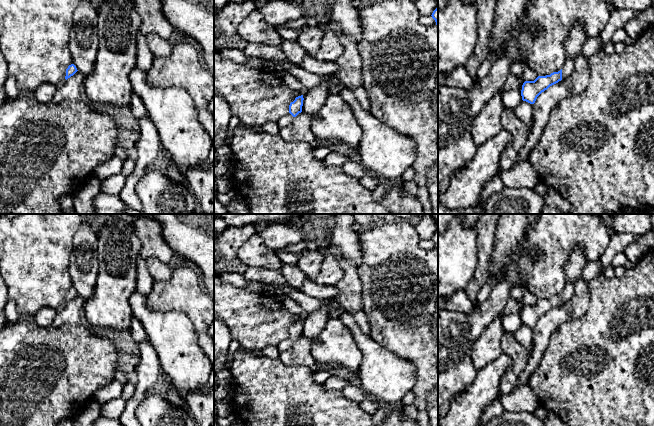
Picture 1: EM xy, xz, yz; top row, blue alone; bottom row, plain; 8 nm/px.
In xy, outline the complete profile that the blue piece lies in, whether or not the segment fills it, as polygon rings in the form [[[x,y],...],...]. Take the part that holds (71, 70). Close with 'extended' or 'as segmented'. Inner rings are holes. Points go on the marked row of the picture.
[[[74,63],[69,65],[68,68],[66,69],[64,75],[62,76],[62,78],[55,85],[56,89],[59,88],[59,87],[62,87],[65,84],[66,80],[68,78],[70,78],[71,76],[73,76],[77,71],[78,70],[77,70],[76,66],[74,65]]]; extended

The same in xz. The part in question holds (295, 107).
[[[301,95],[296,97],[295,100],[290,103],[289,113],[277,121],[280,129],[290,125],[294,121],[294,118],[302,112],[303,100],[303,95]]]; extended

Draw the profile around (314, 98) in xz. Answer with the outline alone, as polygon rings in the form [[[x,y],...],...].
[[[327,81],[322,82],[316,87],[303,92],[302,111],[309,116],[315,114],[324,104],[329,95],[329,85]]]

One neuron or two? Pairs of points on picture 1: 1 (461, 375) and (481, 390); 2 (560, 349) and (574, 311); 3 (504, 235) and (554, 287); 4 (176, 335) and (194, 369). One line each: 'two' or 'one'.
1: two
2: two
3: two
4: one

